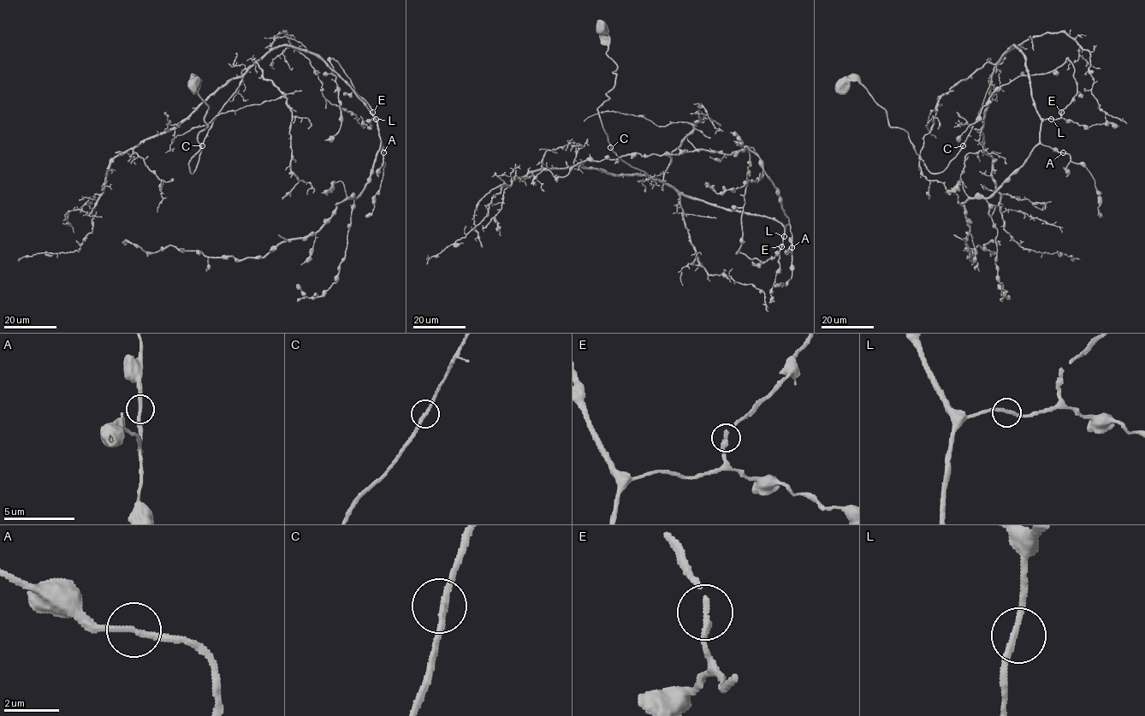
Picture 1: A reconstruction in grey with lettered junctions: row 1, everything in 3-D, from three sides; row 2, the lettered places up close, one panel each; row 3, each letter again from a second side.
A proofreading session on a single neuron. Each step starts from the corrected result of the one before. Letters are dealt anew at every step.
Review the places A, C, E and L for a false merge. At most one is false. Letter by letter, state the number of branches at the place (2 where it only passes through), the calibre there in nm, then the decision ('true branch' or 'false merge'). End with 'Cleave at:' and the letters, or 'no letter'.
A: 2 branches meet; 240 nm thick; true branch
C: 2 branches meet; 240 nm thick; true branch
E: 2 branches meet; 240 nm thick; true branch
L: 2 branches meet; 240 nm thick; true branch
Cleave at: no letter

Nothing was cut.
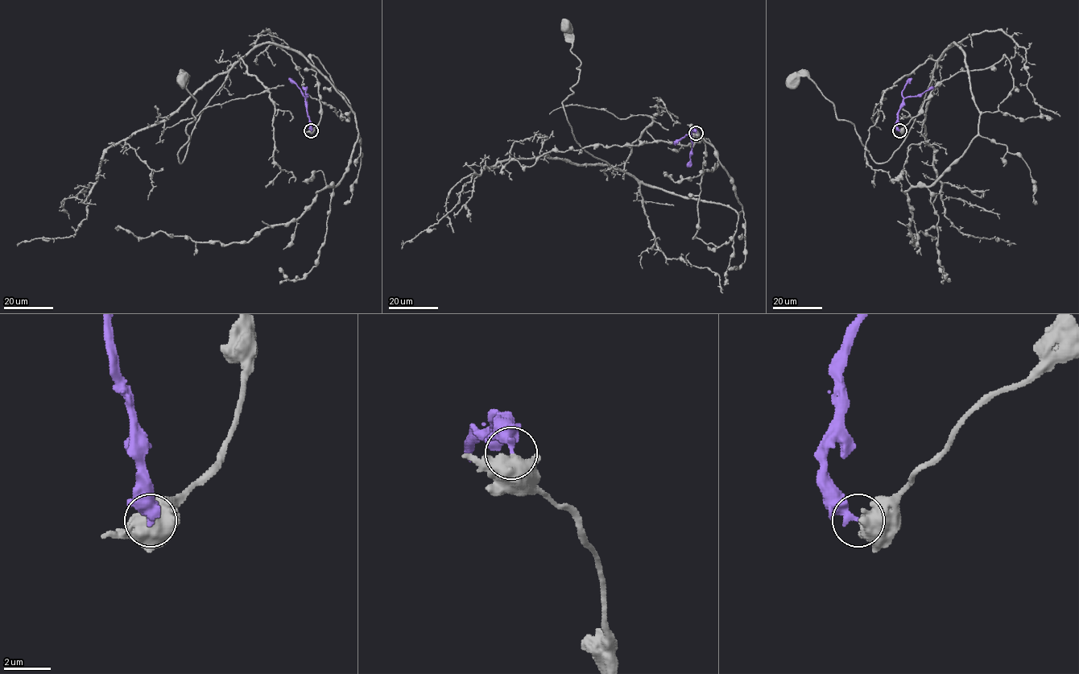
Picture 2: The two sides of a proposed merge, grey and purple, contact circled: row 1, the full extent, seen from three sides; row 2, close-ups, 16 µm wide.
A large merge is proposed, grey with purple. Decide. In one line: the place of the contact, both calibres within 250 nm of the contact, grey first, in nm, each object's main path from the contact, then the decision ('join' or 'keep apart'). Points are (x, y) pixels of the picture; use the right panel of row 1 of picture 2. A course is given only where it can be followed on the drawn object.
at (899, 130); 800 nm thick on the grey side, 340 nm on the other; grey runs (899, 130), (942, 81), (1009, 60), (1010, 93), (981, 113), (953, 43), (884, 163), (807, 76), (792, 81); purple runs (899, 130), (896, 121), (902, 101), (907, 97), (920, 96), (933, 87); keep apart

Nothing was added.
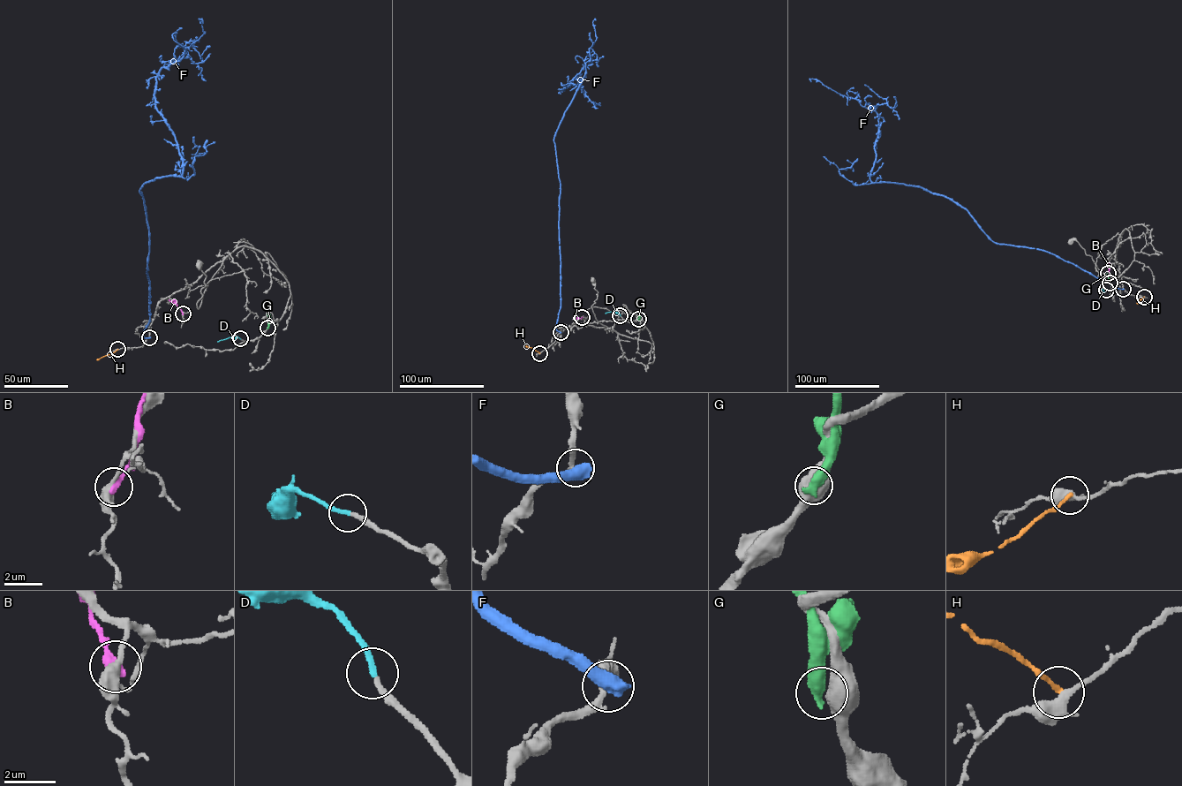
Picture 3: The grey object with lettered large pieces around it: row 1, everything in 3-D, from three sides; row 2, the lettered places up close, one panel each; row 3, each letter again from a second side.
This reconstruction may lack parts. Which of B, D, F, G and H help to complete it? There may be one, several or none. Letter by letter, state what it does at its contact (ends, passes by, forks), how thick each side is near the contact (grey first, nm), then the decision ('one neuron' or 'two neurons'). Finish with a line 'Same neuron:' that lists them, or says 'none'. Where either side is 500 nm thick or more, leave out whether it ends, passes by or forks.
B: it ends | 400/420 nm | two neurons
D: it ends | 240/240 nm | one neuron
F: 260/700 nm | two neurons
G: 600/600 nm | two neurons
H: it ends | 480/170 nm | two neurons
Same neuron: D

